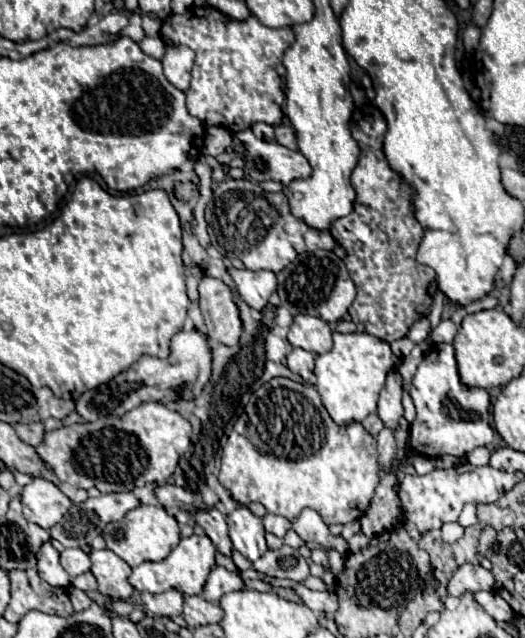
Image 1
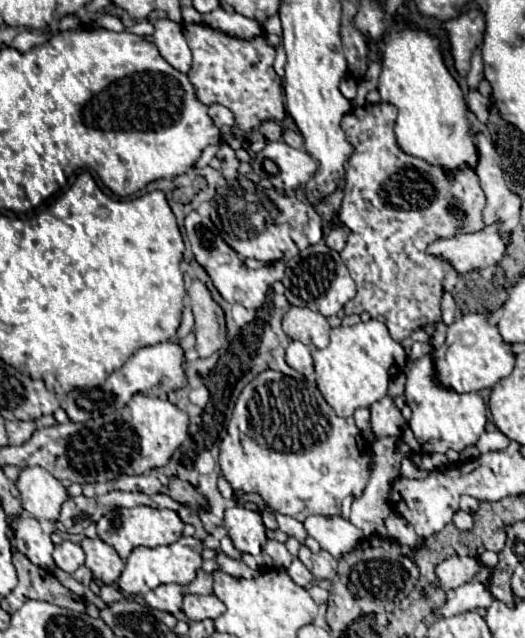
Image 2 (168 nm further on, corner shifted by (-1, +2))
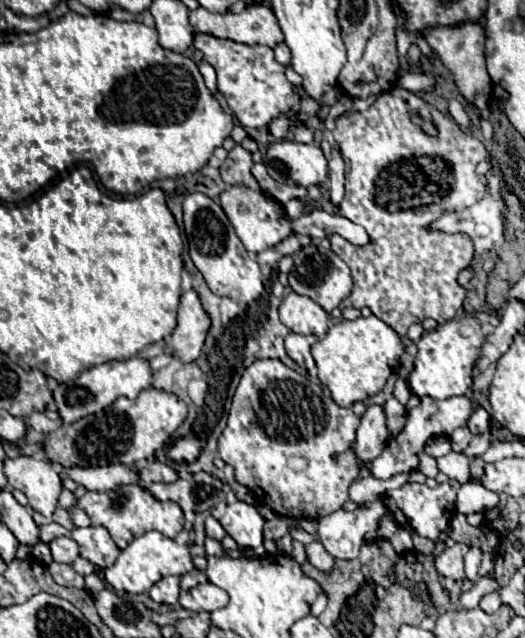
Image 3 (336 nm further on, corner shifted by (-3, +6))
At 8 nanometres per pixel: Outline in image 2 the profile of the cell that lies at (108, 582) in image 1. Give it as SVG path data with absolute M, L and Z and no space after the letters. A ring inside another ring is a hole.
M84 538L80 546L86 552L86 566L92 570L96 582L100 584L118 582L124 570L124 562L116 554L116 550L112 550L112 546L108 546L106 542L100 542L100 538L96 540Z

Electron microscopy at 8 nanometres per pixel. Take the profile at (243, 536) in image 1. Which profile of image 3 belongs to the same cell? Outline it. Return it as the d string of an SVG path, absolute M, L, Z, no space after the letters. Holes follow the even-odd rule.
M232 502L226 506L224 516L220 518L222 528L236 540L242 548L260 548L262 546L262 526L264 518L258 510L246 502Z

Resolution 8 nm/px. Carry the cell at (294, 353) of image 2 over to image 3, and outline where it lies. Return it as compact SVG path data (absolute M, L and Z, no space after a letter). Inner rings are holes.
M290 332L286 336L286 352L288 356L300 364L300 366L306 366L308 374L312 378L316 378L316 364L314 364L314 358L310 354L310 344L312 344L312 338L310 336L302 336L302 334L294 334Z

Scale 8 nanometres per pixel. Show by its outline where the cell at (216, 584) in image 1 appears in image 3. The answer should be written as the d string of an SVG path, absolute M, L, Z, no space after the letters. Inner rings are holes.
M192 570L192 572L188 572L188 574L184 574L184 576L180 578L180 588L182 588L182 590L190 590L190 588L194 588L194 586L206 582L206 580L208 580L208 578L206 578L204 572Z

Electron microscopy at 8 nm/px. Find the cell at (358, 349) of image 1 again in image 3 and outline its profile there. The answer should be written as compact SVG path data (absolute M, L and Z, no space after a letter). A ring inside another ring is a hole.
M374 314L368 318L340 320L336 322L324 338L312 344L312 356L318 366L320 382L330 390L338 406L352 406L354 402L364 402L368 396L380 392L398 366L398 358L404 352L400 336L390 330Z

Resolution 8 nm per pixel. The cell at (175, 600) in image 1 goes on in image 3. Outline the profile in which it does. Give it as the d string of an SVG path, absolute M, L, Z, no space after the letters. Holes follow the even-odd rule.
M166 576L150 588L150 598L158 604L176 604L180 594L180 578Z

